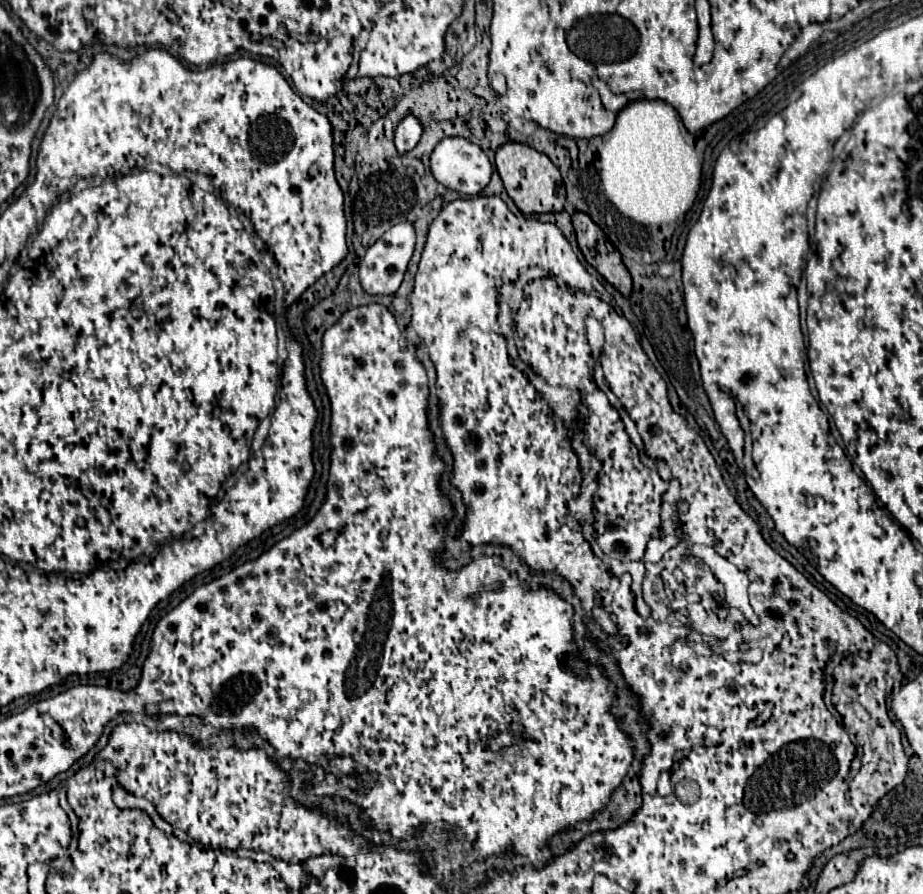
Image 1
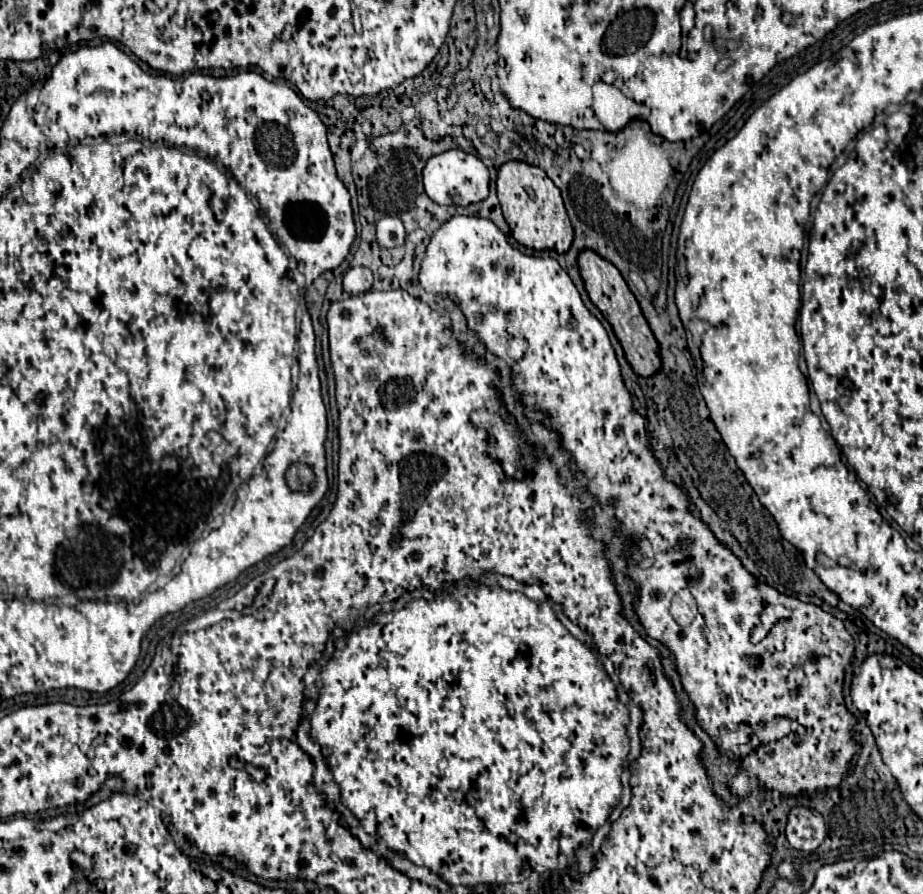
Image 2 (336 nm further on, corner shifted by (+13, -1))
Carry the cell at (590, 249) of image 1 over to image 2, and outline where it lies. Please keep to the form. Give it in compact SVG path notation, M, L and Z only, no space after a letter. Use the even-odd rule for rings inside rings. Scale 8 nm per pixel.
M584 250L578 258L578 266L580 266L580 274L582 280L586 284L588 296L594 302L594 306L604 314L604 318L610 322L616 338L620 340L622 348L624 348L624 356L626 362L632 366L632 370L642 376L642 378L650 378L652 374L660 372L660 348L658 342L634 298L634 294L630 292L628 284L624 282L622 274L618 272L618 268L614 264L610 264L608 260L602 260L596 252L592 250Z

